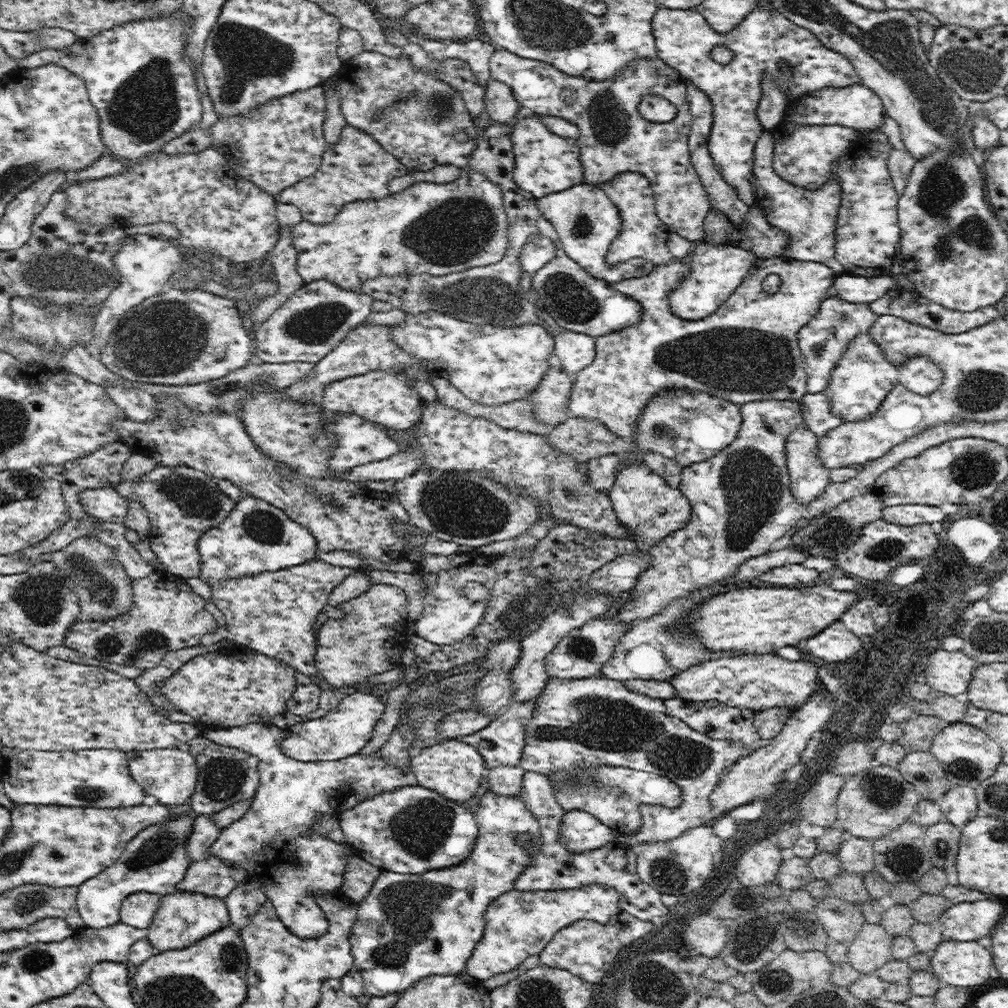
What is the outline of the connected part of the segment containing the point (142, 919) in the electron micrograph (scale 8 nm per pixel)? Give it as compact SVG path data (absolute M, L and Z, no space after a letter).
M146 891L131 894L121 906L119 914L121 921L124 924L146 930L158 910L160 900L159 894Z

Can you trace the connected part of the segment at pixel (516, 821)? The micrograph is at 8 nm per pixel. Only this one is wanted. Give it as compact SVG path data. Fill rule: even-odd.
M486 791L475 812L479 836L470 856L448 868L430 870L424 874L398 874L382 870L372 888L358 903L357 917L351 928L349 943L353 964L363 976L365 992L373 996L401 994L415 982L427 976L460 975L465 973L474 946L482 940L485 930L485 910L501 894L515 888L516 879L528 866L529 856L539 847L540 830L538 819L528 810L518 796L499 796ZM518 834L530 836L530 846L518 841Z

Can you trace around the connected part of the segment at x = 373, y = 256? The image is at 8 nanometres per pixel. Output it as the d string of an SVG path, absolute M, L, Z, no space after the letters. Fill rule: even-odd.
M464 167L454 182L416 182L380 200L368 199L344 205L334 220L317 225L302 219L292 231L296 271L305 282L326 279L343 290L360 290L362 283L378 275L430 274L444 276L469 268L494 264L508 248L508 217L500 185L470 167Z

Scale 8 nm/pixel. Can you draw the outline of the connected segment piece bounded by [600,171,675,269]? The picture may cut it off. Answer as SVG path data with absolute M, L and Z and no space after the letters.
M626 171L616 174L611 180L602 182L600 188L618 207L622 221L620 234L614 238L606 252L605 262L610 269L616 268L620 262L626 262L636 257L648 259L654 263L654 266L665 265L675 260L667 245L670 230L668 225L665 225L657 215L654 191L646 176L642 173Z

